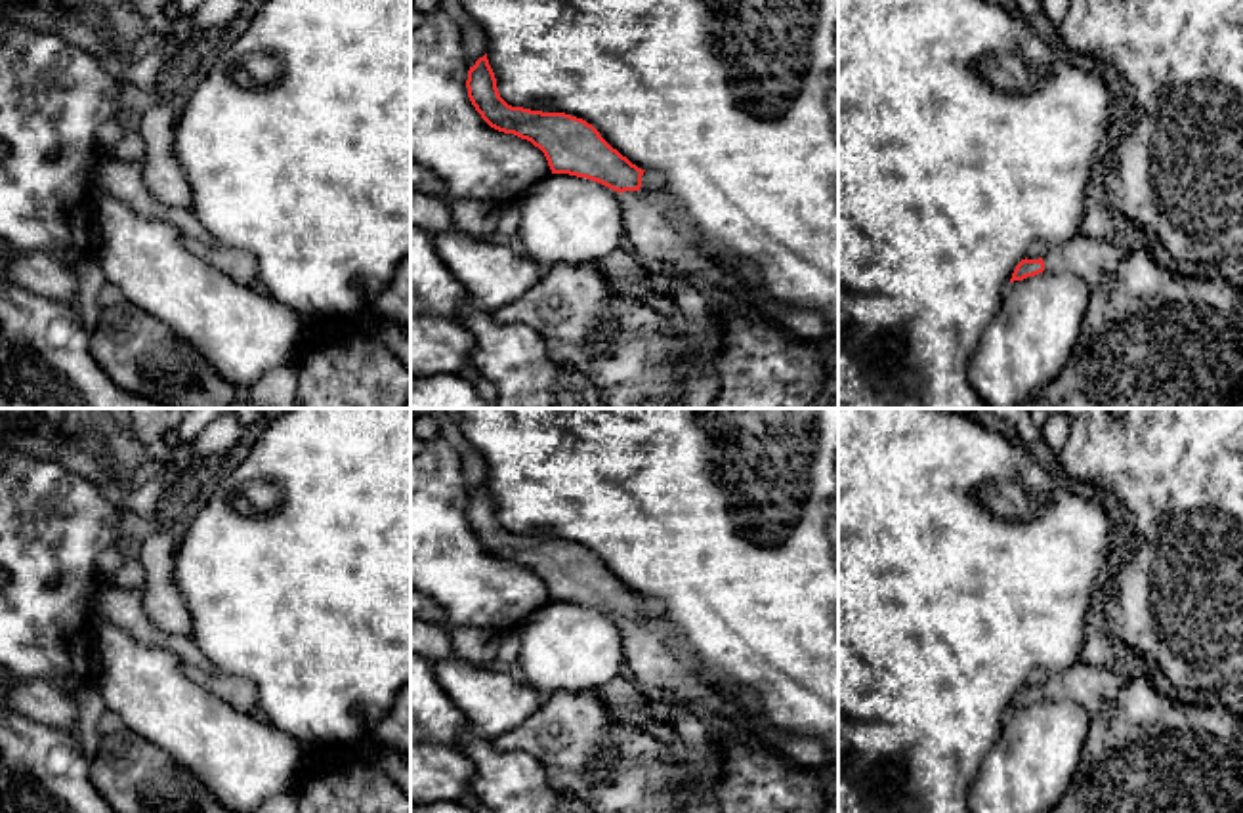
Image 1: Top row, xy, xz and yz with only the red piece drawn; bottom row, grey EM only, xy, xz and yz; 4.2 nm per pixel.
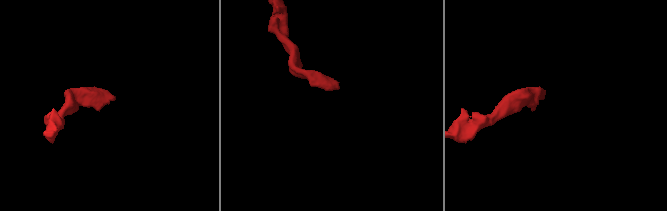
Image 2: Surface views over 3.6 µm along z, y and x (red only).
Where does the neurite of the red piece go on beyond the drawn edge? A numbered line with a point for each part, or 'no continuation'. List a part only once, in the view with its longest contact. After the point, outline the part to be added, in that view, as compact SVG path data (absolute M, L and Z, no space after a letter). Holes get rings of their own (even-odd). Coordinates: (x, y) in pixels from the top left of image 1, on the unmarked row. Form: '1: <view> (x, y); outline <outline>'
1: xz (655, 659); outline M661 616L624 618L621 628L624 674L643 691L689 702L706 718L748 733L819 773L831 765L831 754L823 742L771 727L760 716L760 704L752 695L724 697L718 693L699 672L699 664L676 636L674 626Z

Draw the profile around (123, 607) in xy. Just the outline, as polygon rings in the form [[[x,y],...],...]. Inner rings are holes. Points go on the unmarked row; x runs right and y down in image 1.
[[[101,582],[90,599],[90,611],[95,620],[111,622],[126,630],[136,641],[170,649],[179,662],[191,672],[216,672],[214,664],[189,636],[164,634],[145,615],[143,592],[124,590]]]

